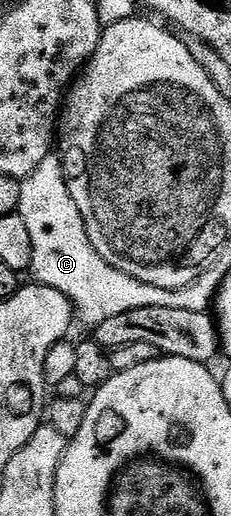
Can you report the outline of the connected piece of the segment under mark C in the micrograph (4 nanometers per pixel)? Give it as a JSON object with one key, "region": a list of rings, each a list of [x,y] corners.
{"region":[[[50,152],[43,160],[43,164],[39,164],[39,168],[35,168],[35,172],[31,172],[23,179],[17,213],[23,216],[23,221],[31,231],[31,248],[33,249],[31,274],[37,277],[34,279],[40,285],[55,288],[59,292],[63,292],[63,296],[72,300],[75,318],[80,325],[82,322],[89,328],[95,328],[99,324],[103,324],[103,320],[111,320],[111,316],[120,316],[123,312],[131,312],[131,308],[187,308],[188,310],[208,311],[214,305],[214,287],[194,284],[178,290],[164,290],[143,284],[139,280],[127,276],[127,272],[119,272],[119,268],[107,264],[107,260],[103,260],[103,256],[99,256],[99,252],[95,252],[95,248],[87,236],[83,216],[75,204],[75,200],[71,200],[71,192],[65,183],[60,153]]]}

